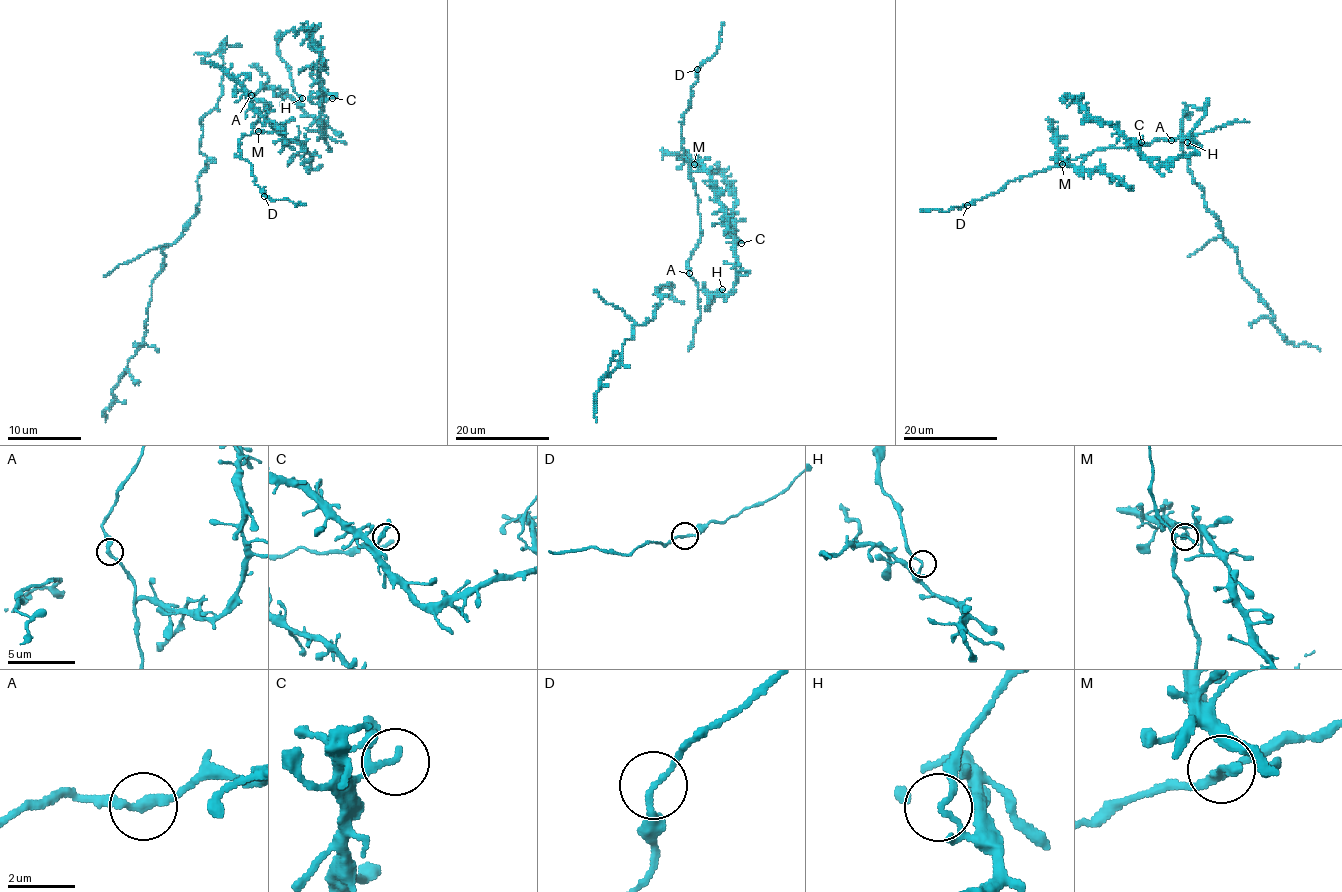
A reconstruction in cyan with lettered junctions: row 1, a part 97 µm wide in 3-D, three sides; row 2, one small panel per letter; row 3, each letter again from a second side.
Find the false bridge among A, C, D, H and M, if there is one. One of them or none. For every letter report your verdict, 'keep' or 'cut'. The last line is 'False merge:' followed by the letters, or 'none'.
A: keep
C: keep
D: keep
H: cut
M: keep
False merge: H

